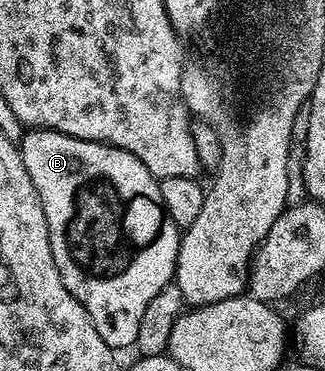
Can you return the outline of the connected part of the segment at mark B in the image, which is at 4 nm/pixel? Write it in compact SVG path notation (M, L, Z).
M52 129L24 132L18 147L45 211L49 243L61 283L85 307L93 327L97 327L97 335L105 339L110 349L122 351L126 345L134 346L145 307L149 307L161 287L172 284L181 240L181 230L169 219L161 203L157 178L129 151L102 141L82 141Z

